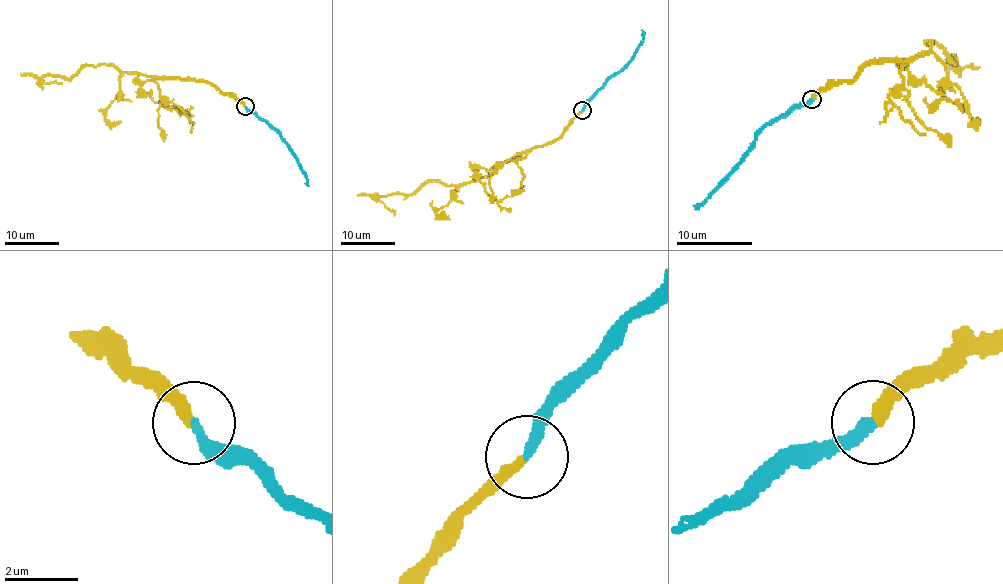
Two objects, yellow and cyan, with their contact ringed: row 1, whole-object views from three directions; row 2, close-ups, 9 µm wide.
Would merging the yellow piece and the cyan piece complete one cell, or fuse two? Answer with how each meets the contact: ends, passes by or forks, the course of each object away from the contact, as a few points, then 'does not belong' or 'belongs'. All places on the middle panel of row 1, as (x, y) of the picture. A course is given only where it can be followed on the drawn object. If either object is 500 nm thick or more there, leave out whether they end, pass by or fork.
yellow ends there; cyan ends there; yellow runs (583, 110), (546, 145), (518, 152), (487, 175), (449, 185), (426, 181), (411, 194), (381, 195), (394, 216); cyan runs (583, 110), (633, 56), (643, 39), (641, 30); belongs

